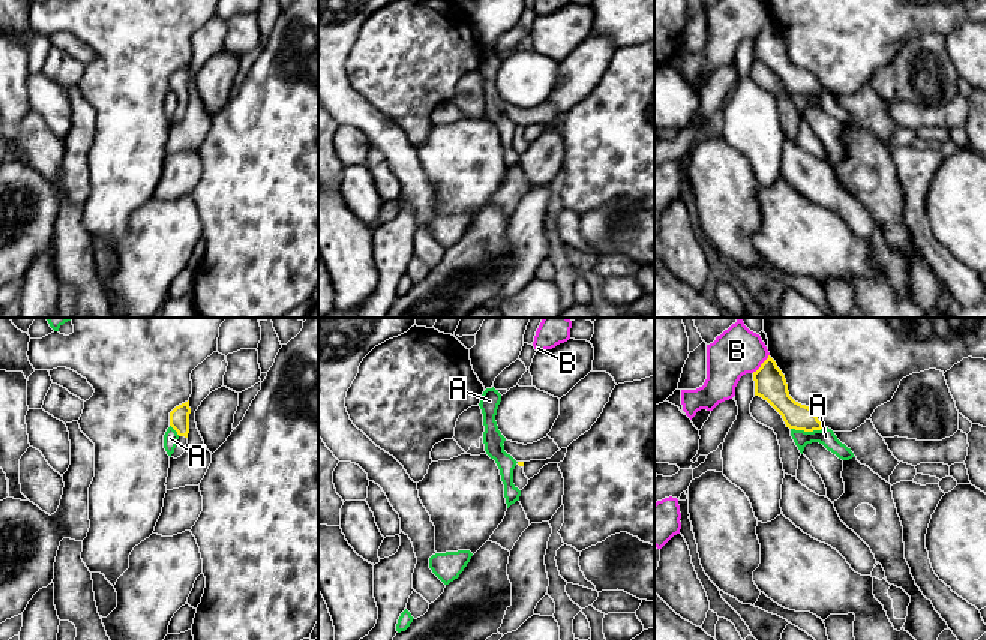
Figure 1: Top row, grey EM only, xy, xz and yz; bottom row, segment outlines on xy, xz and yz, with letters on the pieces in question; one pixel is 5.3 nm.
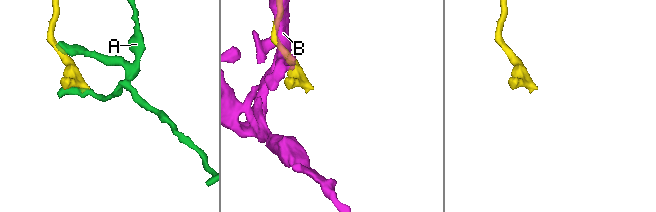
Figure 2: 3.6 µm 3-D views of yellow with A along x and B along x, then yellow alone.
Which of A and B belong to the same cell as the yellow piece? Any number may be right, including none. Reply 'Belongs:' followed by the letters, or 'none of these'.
Belongs: none of these

